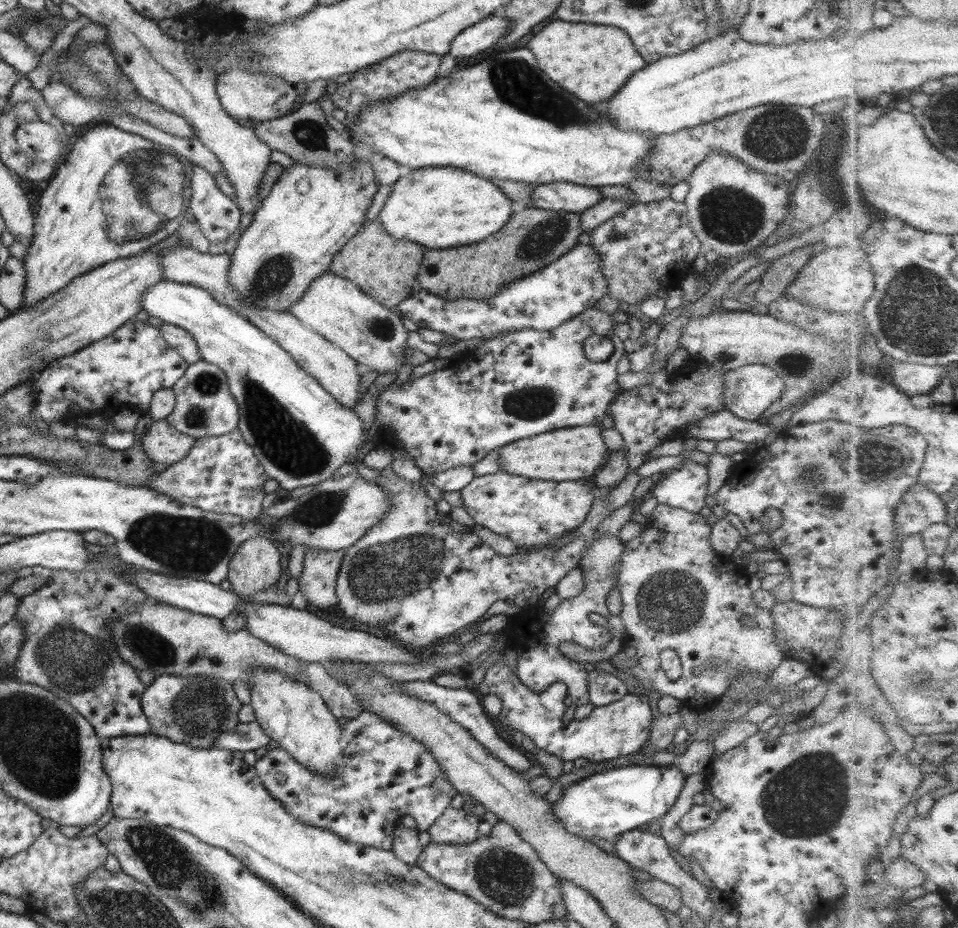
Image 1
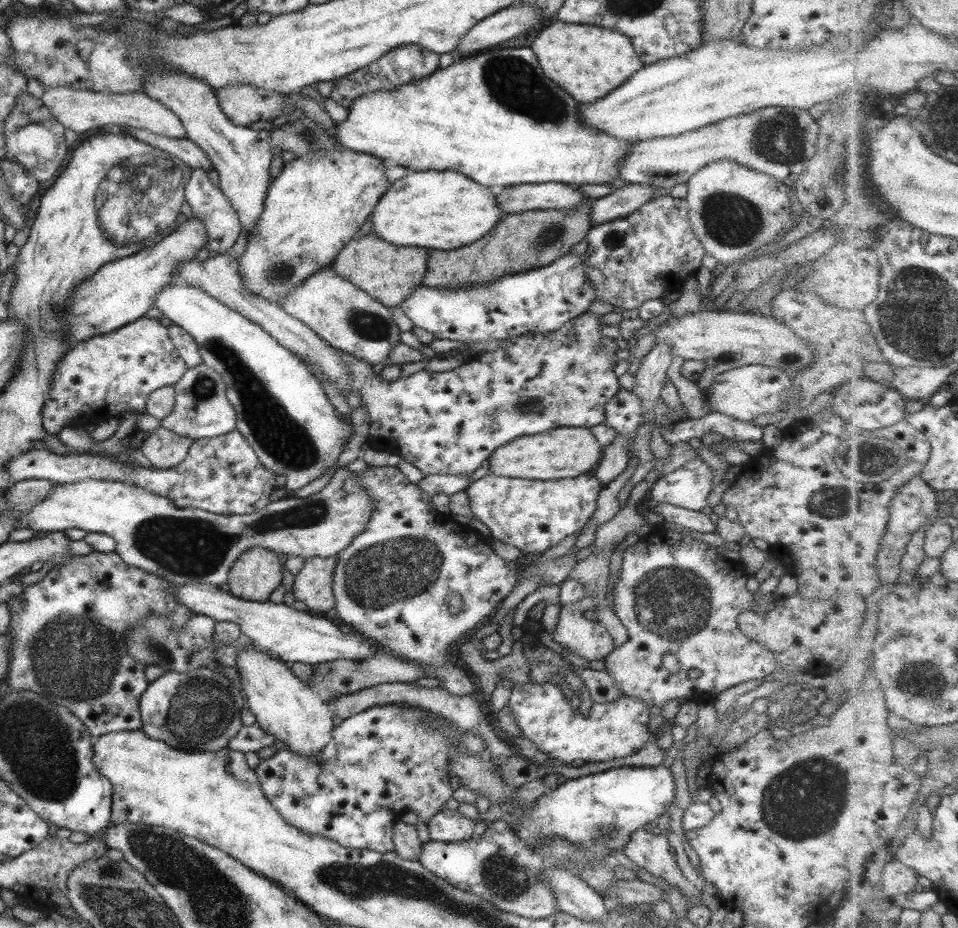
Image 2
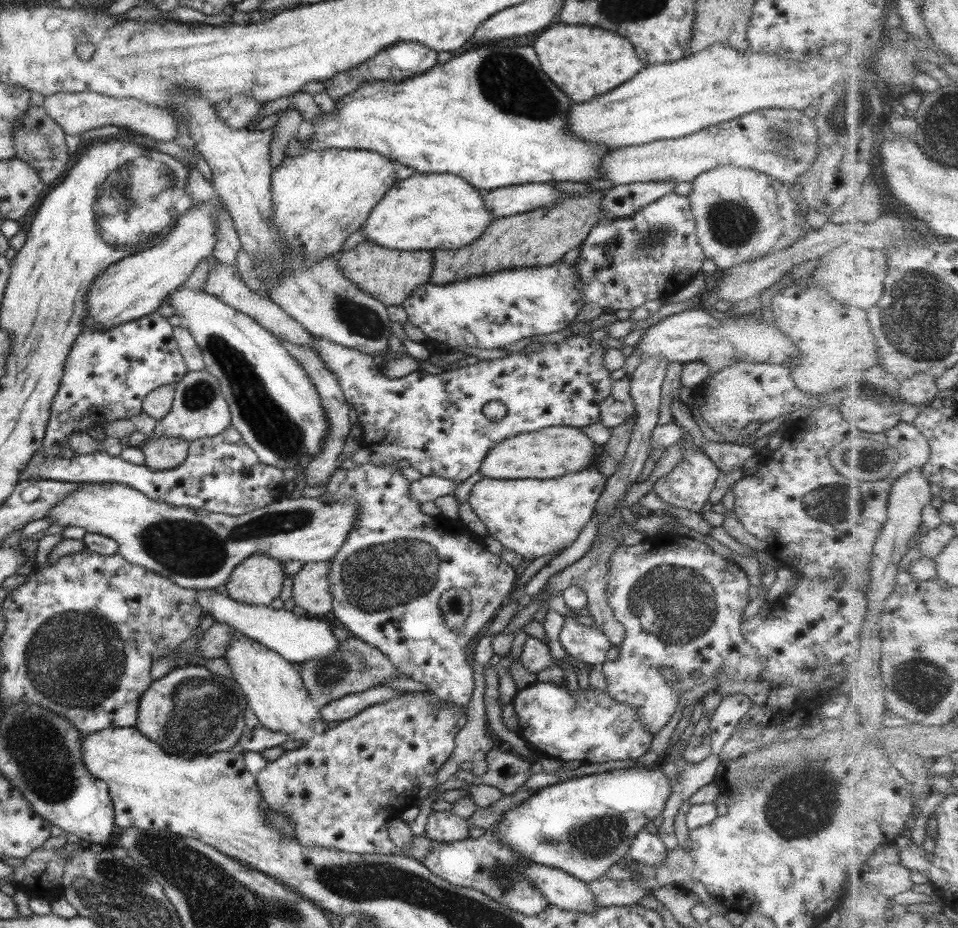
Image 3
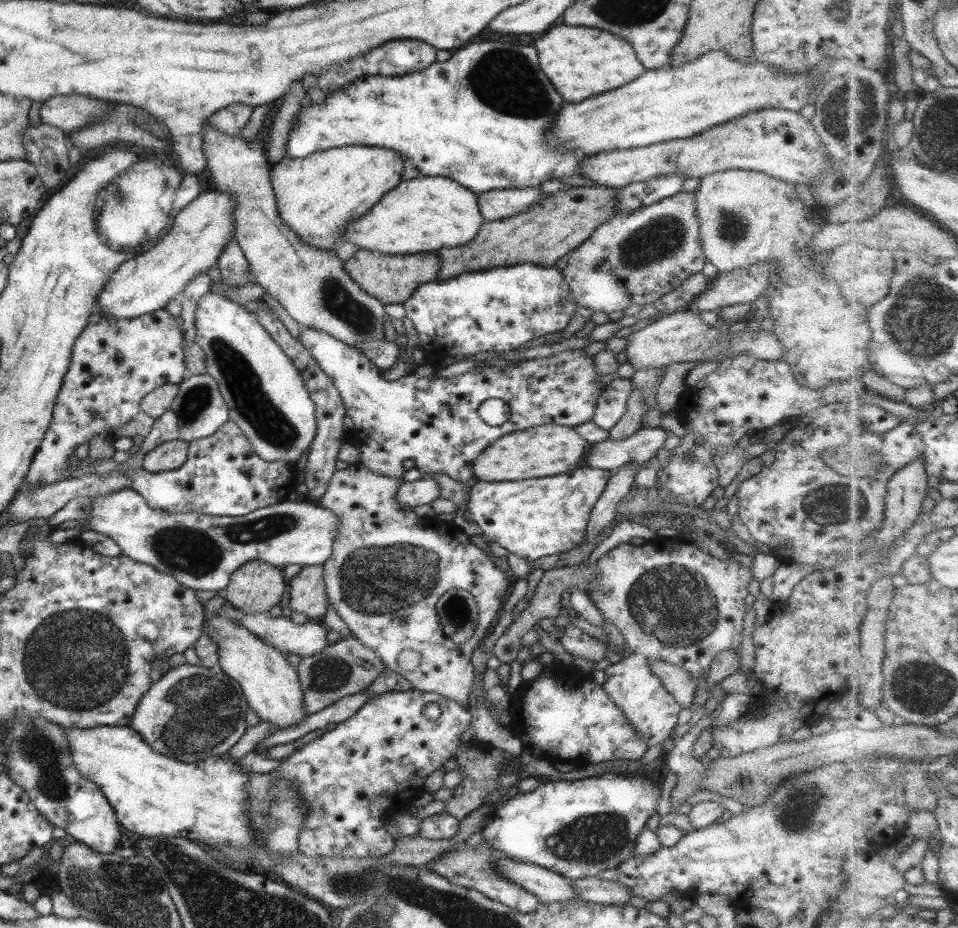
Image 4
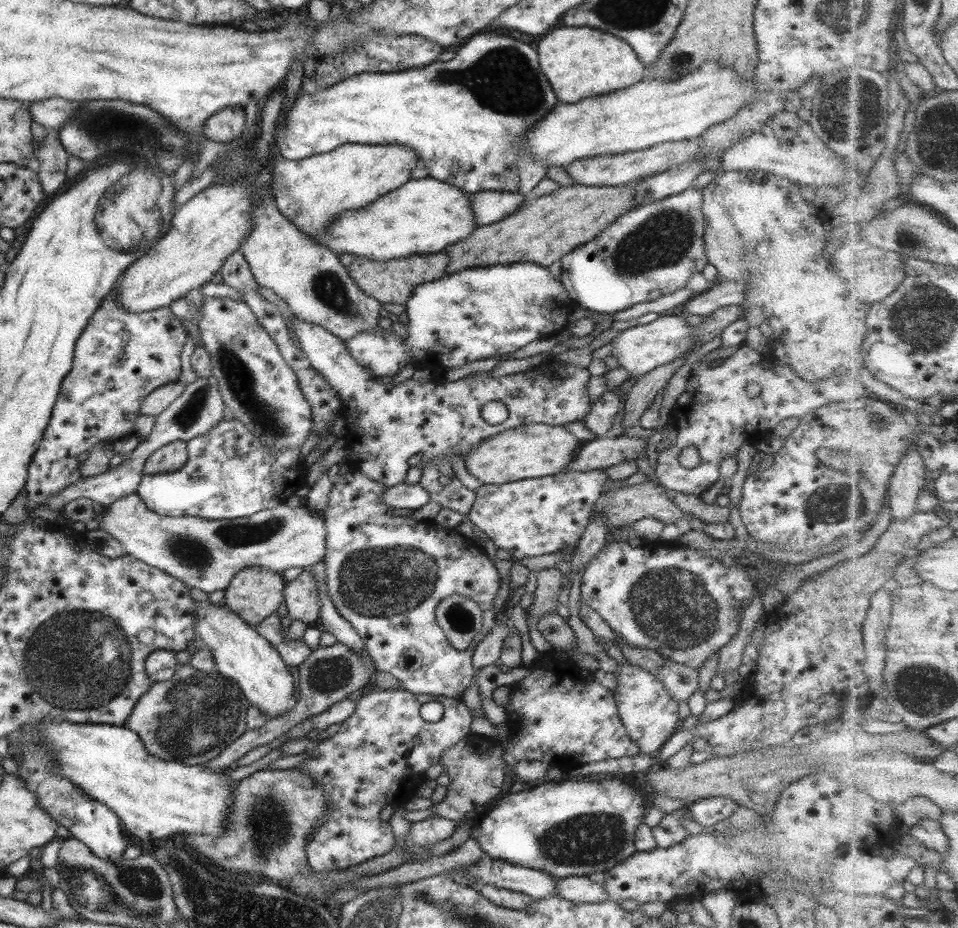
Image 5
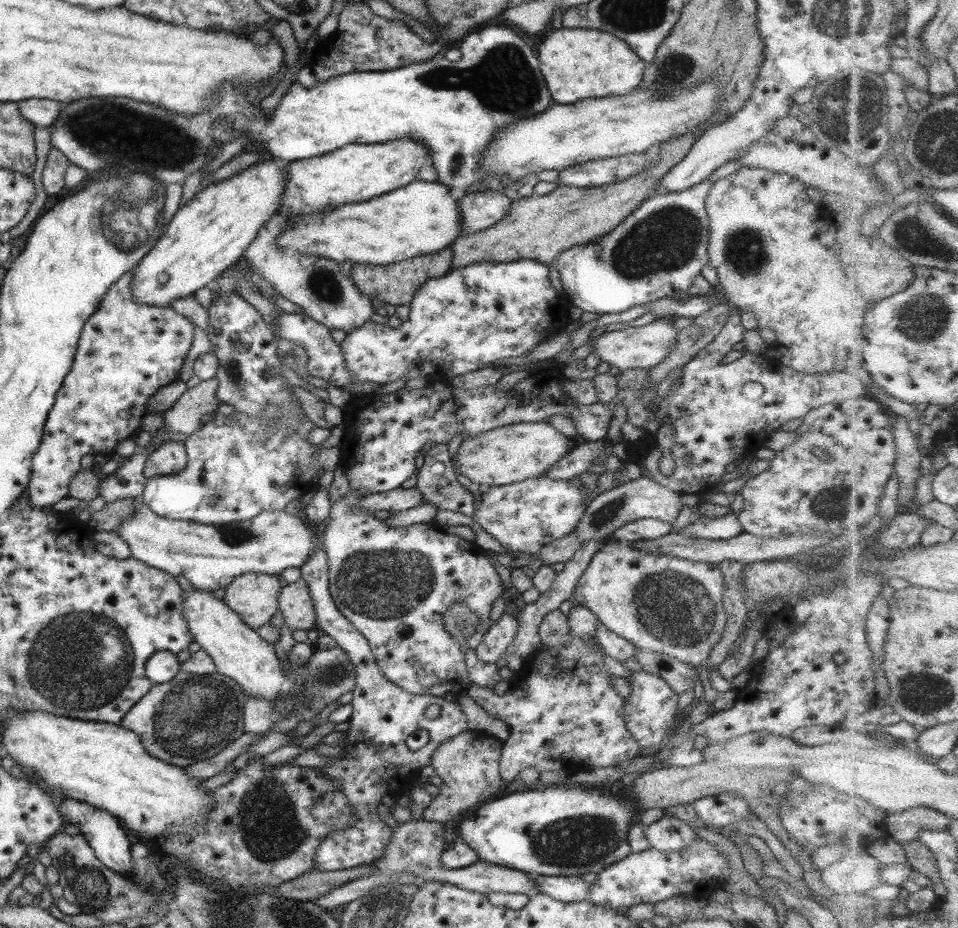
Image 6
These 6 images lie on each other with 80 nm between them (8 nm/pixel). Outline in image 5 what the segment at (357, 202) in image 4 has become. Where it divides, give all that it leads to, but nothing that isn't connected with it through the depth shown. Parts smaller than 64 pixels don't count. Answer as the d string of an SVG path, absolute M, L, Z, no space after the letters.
M342 145L301 160L271 160L270 192L277 210L305 236L315 240L340 212L357 210L403 186L417 164L418 154L407 146Z

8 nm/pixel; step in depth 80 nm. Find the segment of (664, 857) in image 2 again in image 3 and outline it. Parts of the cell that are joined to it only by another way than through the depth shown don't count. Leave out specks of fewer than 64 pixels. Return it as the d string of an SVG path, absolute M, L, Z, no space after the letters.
M641 830L632 839L626 858L645 866L662 865L665 851L666 848L657 834Z

